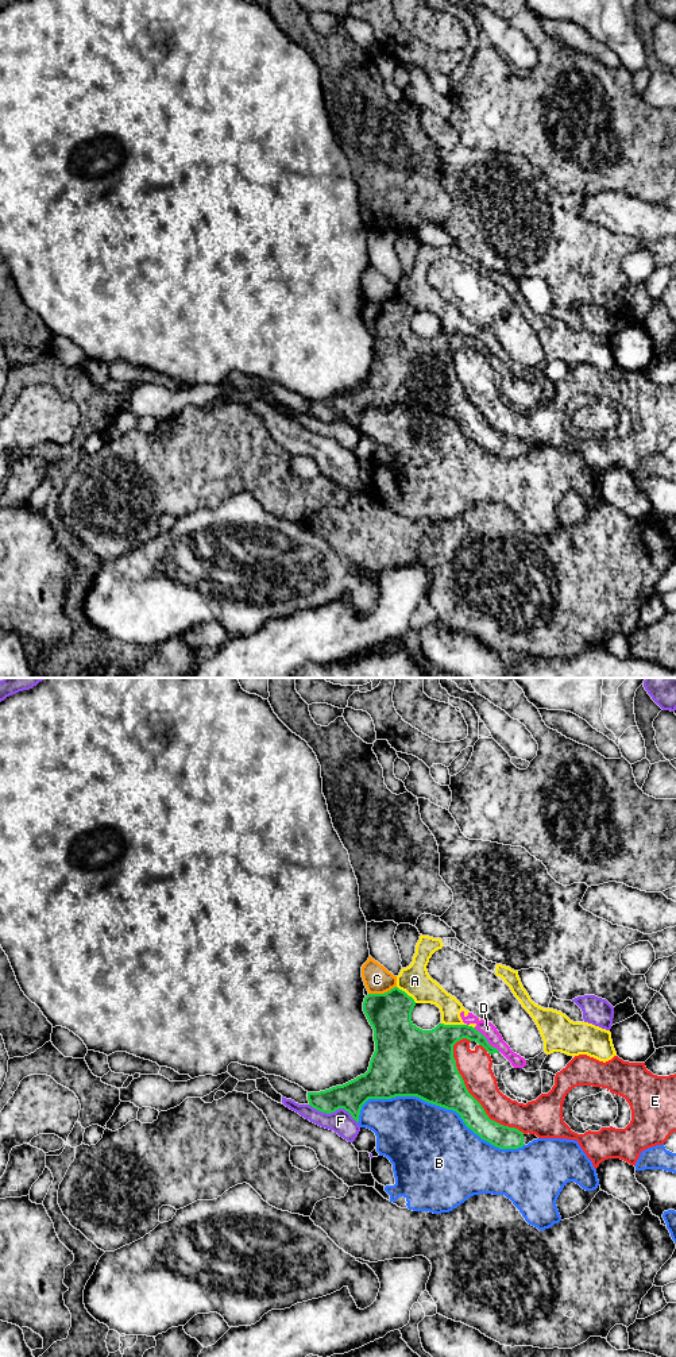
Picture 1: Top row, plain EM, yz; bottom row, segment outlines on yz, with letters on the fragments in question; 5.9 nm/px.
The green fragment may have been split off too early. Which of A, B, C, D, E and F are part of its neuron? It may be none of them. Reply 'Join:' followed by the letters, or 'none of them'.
Join: none of them

